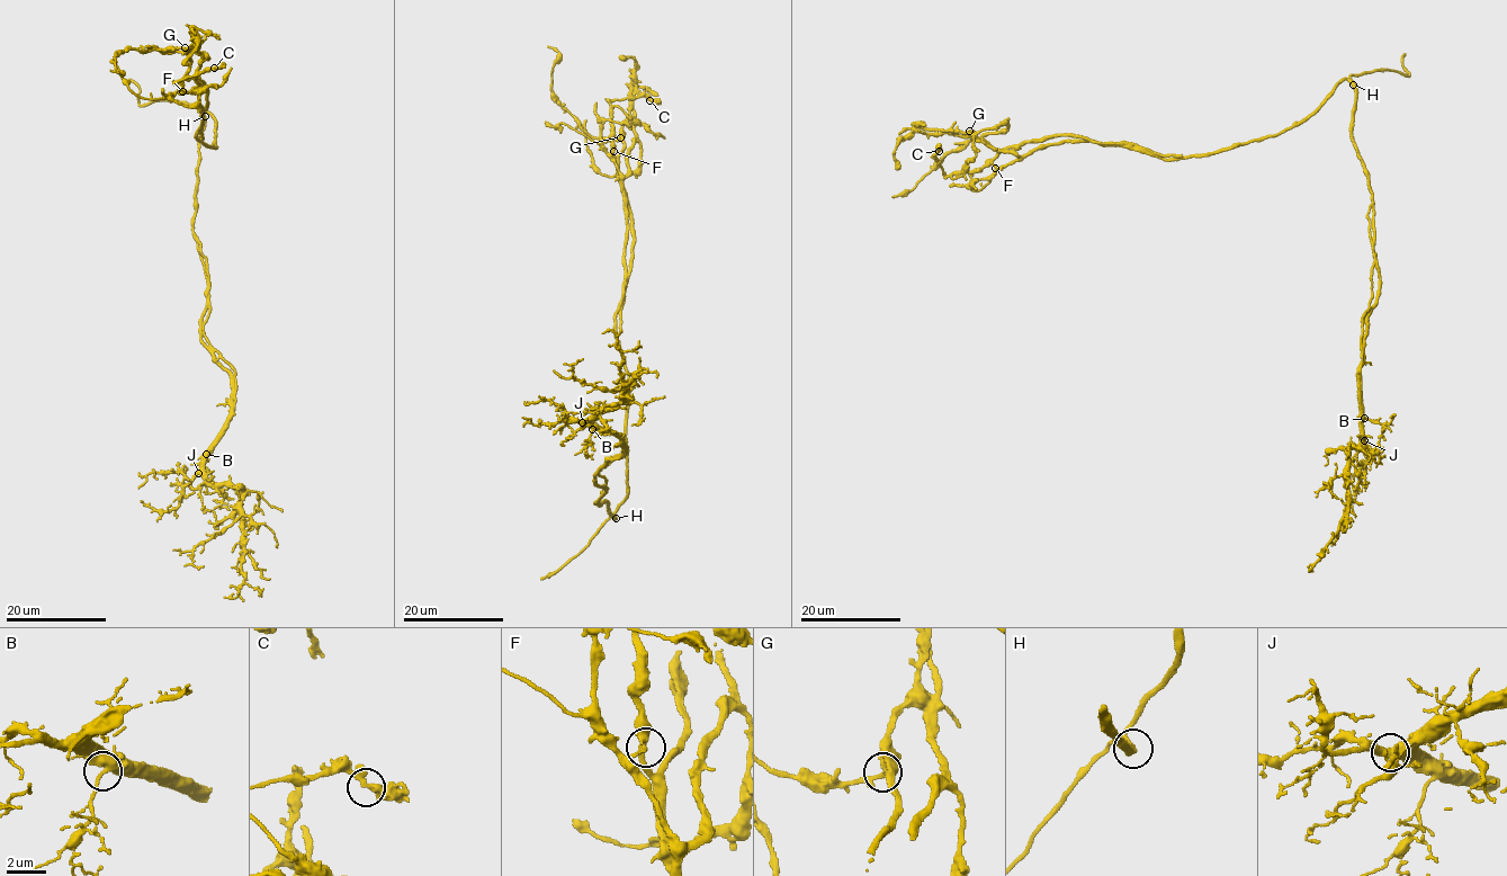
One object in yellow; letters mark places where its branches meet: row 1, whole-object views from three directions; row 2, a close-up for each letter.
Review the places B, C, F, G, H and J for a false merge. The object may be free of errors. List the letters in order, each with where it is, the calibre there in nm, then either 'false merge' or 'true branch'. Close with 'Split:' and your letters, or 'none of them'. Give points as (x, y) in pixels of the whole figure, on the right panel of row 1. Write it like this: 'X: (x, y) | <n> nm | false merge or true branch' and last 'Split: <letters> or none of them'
B: (1364, 418) | 460 nm | true branch
C: (939, 151) | 380 nm | true branch
F: (995, 168) | 130 nm | false merge
G: (969, 131) | 480 nm | true branch
H: (1353, 85) | 380 nm | true branch
J: (1364, 440) | 480 nm | true branch
Split: F

